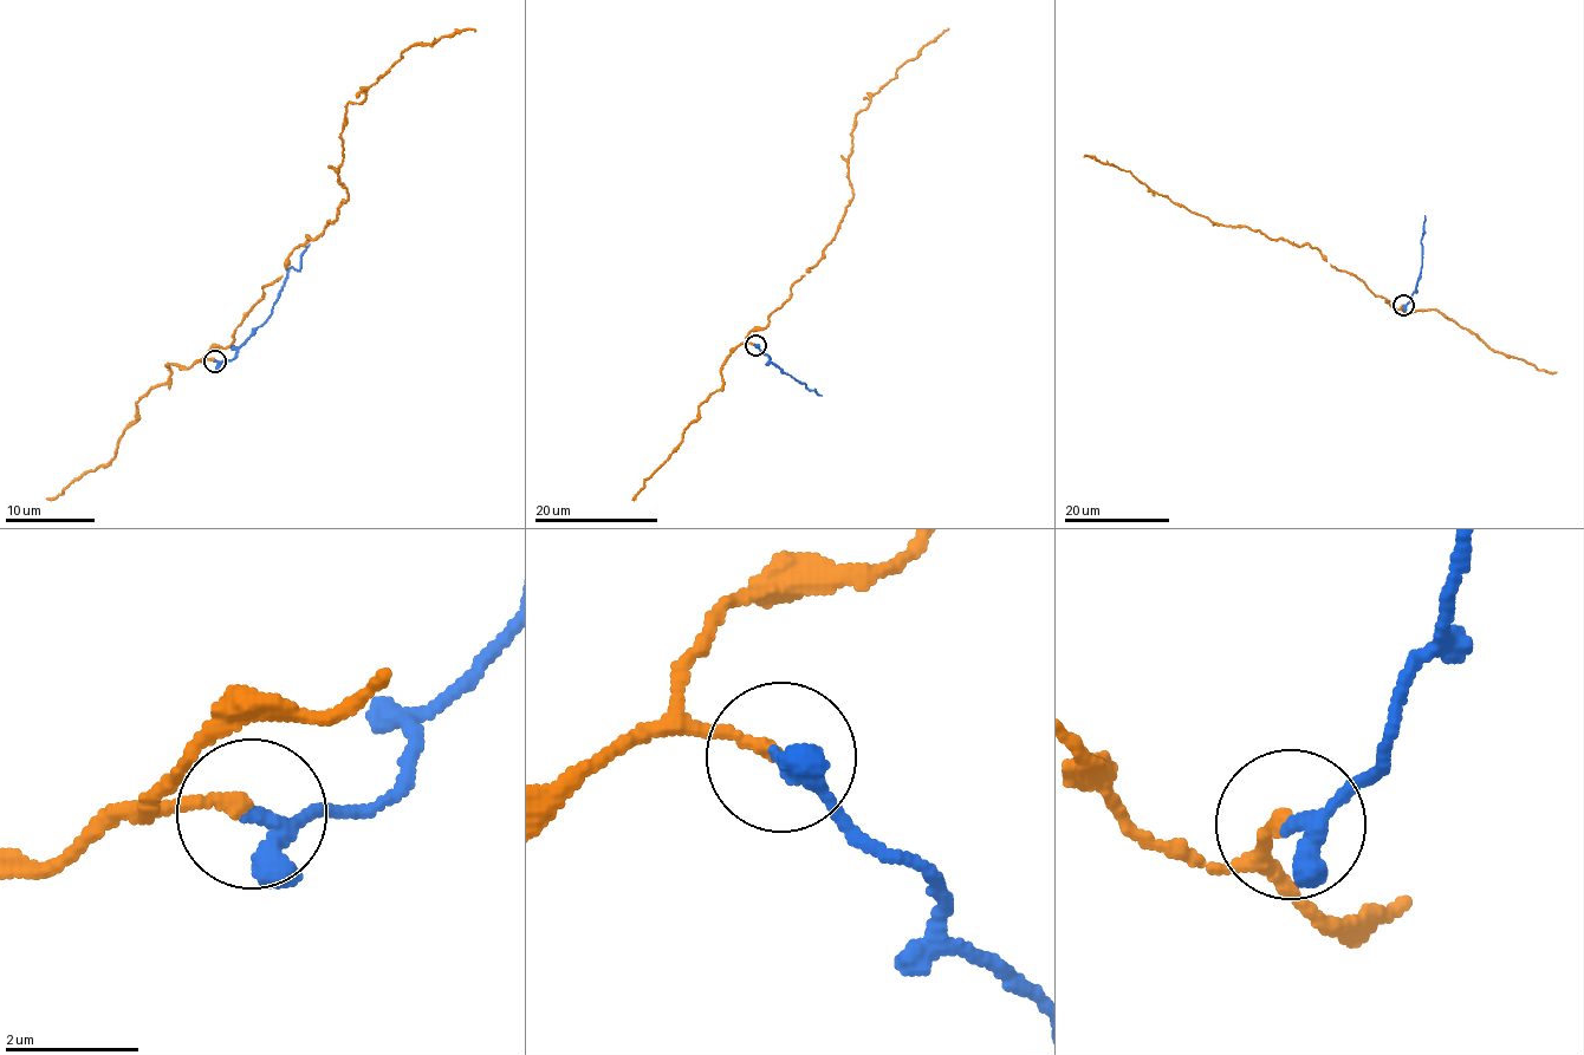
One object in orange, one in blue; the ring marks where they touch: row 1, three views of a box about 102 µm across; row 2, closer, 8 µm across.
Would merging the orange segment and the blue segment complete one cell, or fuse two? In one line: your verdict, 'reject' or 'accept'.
reject

